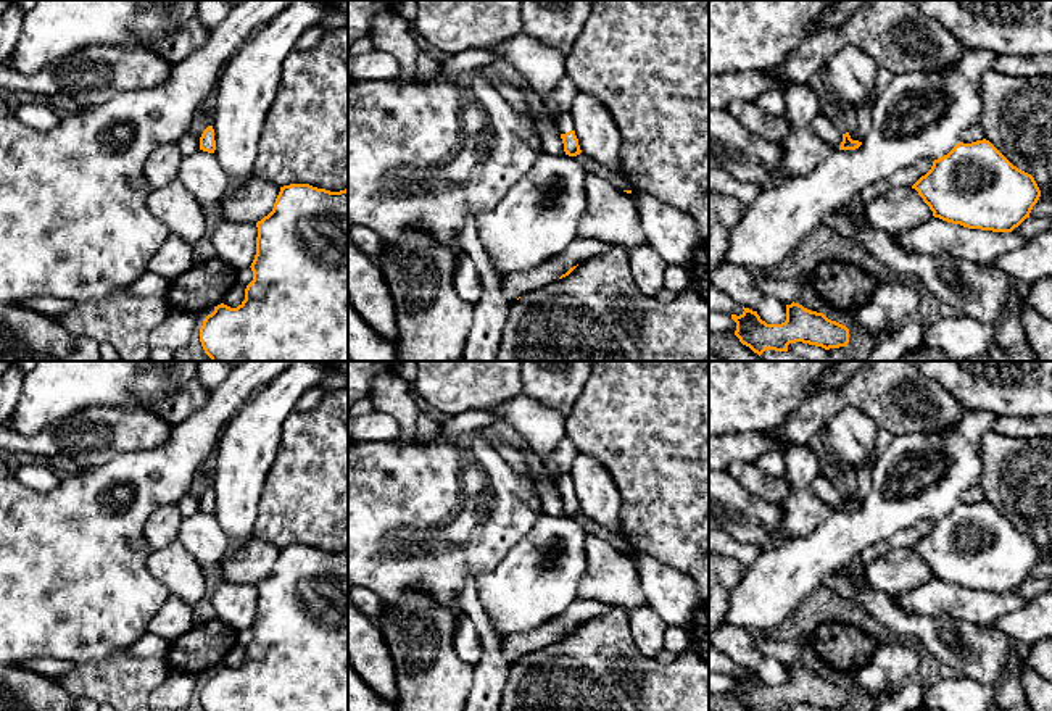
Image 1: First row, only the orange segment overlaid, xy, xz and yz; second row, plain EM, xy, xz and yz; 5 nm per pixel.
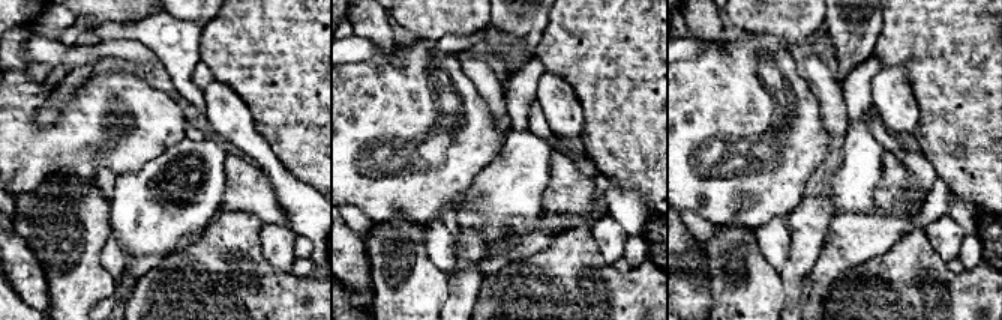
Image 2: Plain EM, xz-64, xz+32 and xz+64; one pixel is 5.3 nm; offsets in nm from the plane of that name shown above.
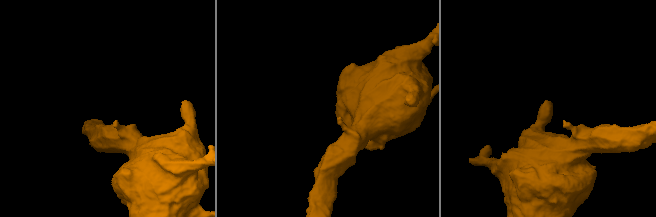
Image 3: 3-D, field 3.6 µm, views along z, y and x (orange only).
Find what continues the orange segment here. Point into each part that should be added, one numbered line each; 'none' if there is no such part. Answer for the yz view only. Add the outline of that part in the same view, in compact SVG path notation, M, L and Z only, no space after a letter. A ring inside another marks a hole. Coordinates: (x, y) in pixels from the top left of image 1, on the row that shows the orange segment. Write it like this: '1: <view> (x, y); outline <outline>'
1: yz (824, 128); outline M823 113L814 118L812 129L823 142L839 148L843 132Z

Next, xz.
1: xz (564, 121); outline M569 111L556 114L556 123L557 123L557 129L561 134L565 134L569 131L575 131L575 126L574 126L574 121L572 121Z

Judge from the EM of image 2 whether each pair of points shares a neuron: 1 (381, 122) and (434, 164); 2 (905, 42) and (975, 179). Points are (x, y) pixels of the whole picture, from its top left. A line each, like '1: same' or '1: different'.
1: same
2: same

